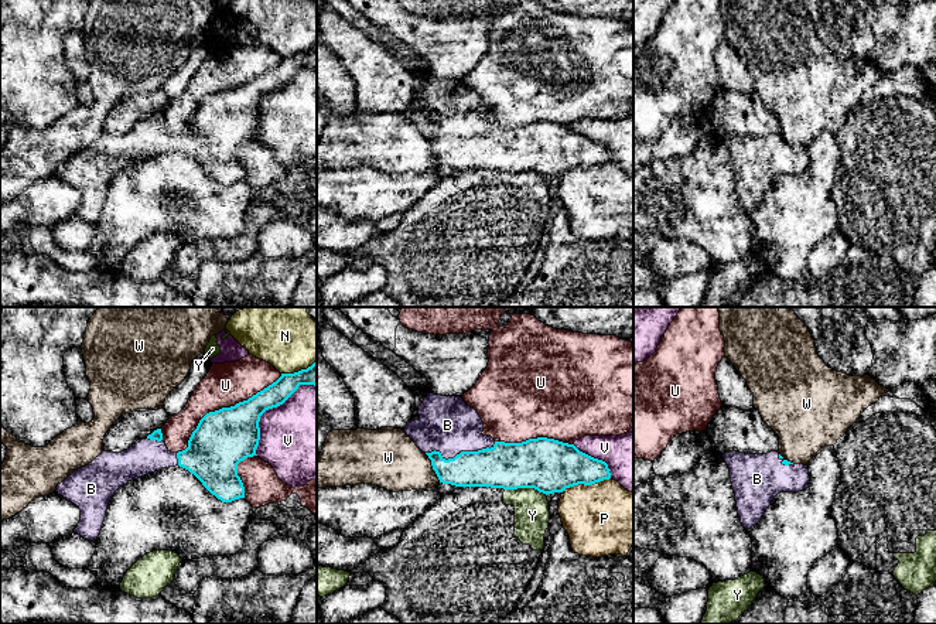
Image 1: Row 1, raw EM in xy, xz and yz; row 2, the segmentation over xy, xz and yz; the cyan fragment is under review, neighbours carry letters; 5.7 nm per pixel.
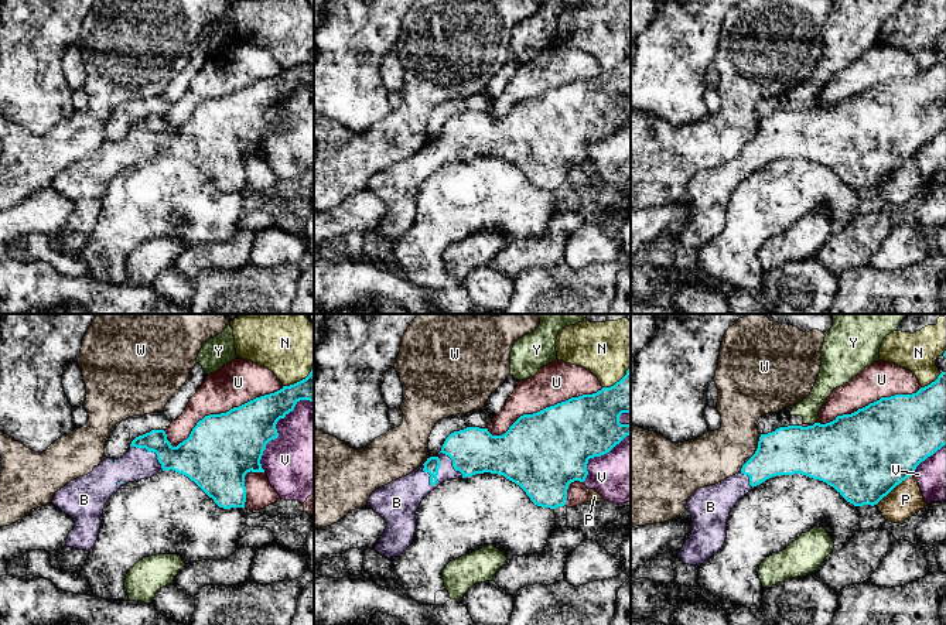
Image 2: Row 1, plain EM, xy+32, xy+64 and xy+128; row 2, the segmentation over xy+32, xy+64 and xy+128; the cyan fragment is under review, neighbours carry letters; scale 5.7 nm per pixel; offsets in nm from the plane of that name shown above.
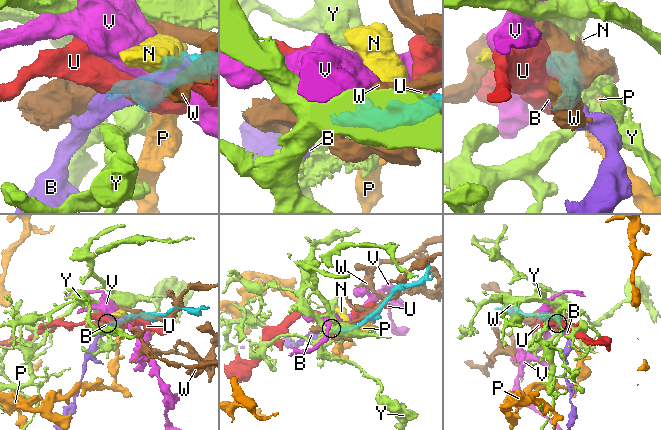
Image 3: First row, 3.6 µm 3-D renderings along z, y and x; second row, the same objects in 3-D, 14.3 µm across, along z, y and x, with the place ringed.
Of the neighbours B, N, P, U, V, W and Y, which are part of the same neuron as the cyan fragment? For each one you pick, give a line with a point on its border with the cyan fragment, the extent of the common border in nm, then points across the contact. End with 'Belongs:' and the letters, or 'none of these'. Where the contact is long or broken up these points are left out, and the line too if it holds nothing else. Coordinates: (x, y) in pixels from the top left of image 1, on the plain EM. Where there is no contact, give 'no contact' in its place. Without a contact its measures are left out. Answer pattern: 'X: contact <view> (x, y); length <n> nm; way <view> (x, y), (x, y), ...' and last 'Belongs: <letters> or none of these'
B: contact xz (461, 135); length 400 nm
Belongs: B

